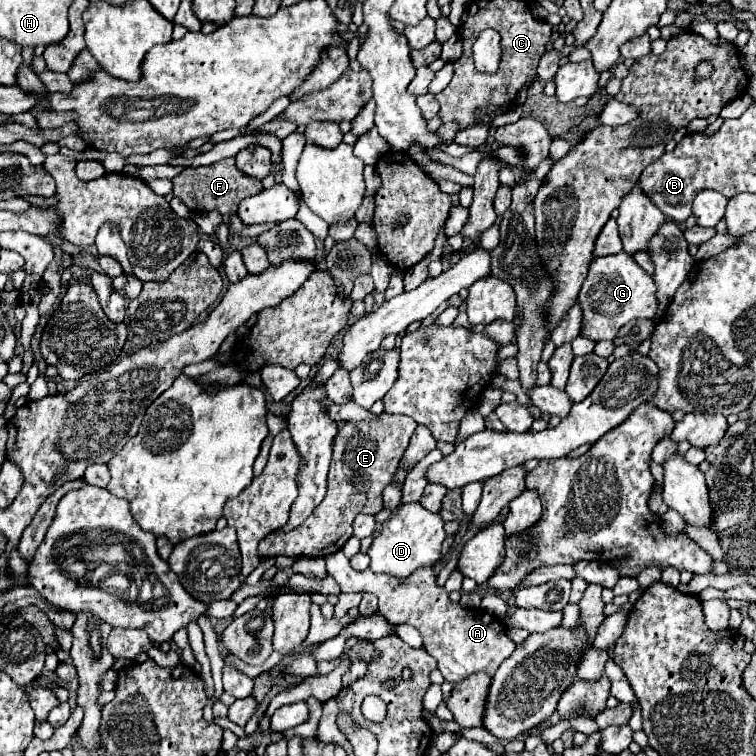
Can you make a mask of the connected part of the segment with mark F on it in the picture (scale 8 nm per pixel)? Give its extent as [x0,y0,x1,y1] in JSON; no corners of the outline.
[173,157,263,215]

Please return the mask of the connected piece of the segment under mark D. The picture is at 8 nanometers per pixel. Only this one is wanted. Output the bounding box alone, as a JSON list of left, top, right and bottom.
[367,503,445,577]

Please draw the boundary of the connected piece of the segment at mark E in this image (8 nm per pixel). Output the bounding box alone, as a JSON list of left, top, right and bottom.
[259,413,417,557]

